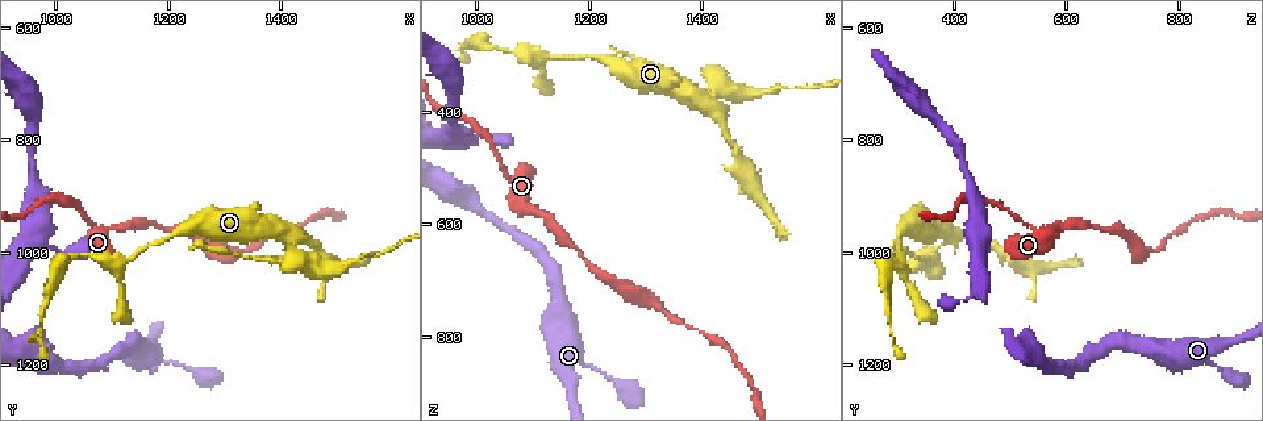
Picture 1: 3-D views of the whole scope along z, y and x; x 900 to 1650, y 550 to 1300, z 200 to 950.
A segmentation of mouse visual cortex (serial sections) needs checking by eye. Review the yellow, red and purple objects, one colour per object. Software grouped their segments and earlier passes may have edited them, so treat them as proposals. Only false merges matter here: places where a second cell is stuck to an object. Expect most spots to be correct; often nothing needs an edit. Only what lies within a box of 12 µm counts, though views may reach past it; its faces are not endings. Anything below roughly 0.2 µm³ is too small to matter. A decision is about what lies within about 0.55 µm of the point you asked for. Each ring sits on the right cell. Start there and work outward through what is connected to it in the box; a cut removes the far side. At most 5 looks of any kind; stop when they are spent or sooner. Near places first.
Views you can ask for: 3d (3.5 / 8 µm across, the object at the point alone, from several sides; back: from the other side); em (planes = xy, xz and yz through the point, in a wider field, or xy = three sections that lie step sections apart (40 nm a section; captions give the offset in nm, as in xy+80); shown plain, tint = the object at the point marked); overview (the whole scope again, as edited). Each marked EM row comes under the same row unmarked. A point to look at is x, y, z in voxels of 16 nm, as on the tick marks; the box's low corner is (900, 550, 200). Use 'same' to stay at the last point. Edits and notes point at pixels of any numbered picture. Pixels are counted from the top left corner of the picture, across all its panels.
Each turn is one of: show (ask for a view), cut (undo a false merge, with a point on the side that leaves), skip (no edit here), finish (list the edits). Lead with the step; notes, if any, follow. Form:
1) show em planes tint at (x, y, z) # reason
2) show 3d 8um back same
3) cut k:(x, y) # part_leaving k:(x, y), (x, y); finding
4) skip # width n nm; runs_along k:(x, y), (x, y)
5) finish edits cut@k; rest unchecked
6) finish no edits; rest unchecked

show 3d 3.5um at (1415, 970, 395) # arms part here

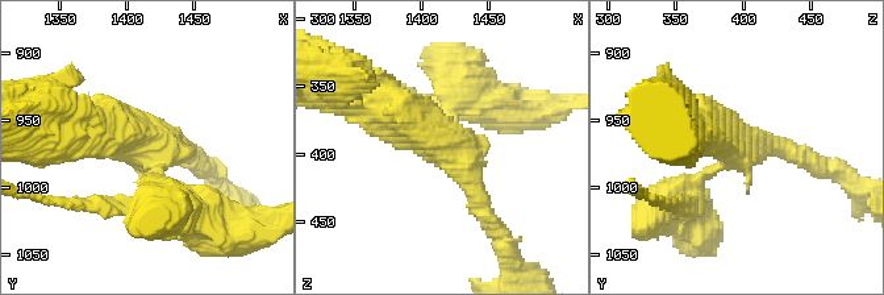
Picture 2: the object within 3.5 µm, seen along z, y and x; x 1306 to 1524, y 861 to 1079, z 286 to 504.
cut 2:(493, 108) # part_leaving 2:(453, 115), (461, 98), (534, 108); a second cell is stuck on

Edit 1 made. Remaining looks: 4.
show overview # see it whole again

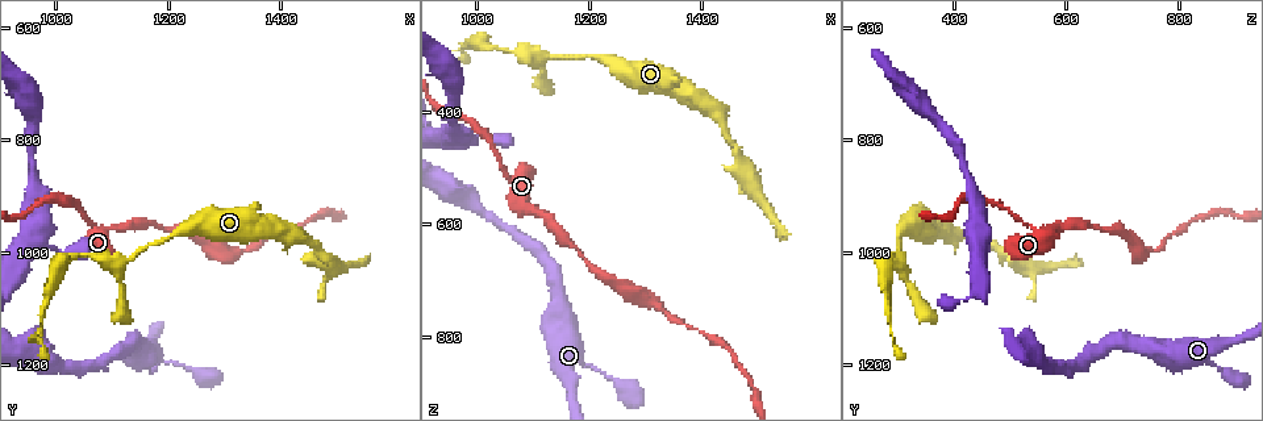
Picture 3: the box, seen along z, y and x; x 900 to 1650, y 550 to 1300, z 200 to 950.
show 3d 3.5um back at (1105, 1025, 300) # a fork

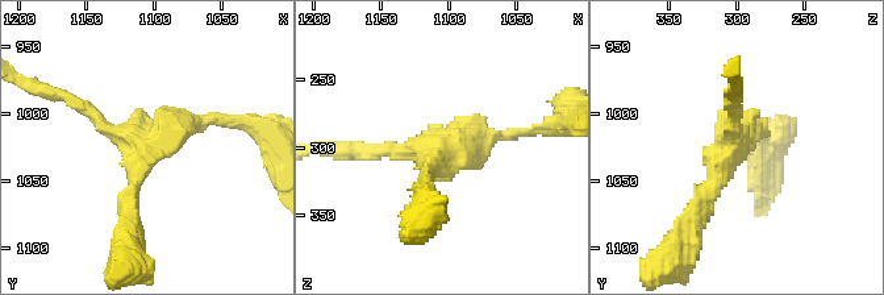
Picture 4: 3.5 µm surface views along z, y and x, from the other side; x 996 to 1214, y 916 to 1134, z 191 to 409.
show em xy step 2 tint at (1110, 1022, 300) # shape alone is not enough

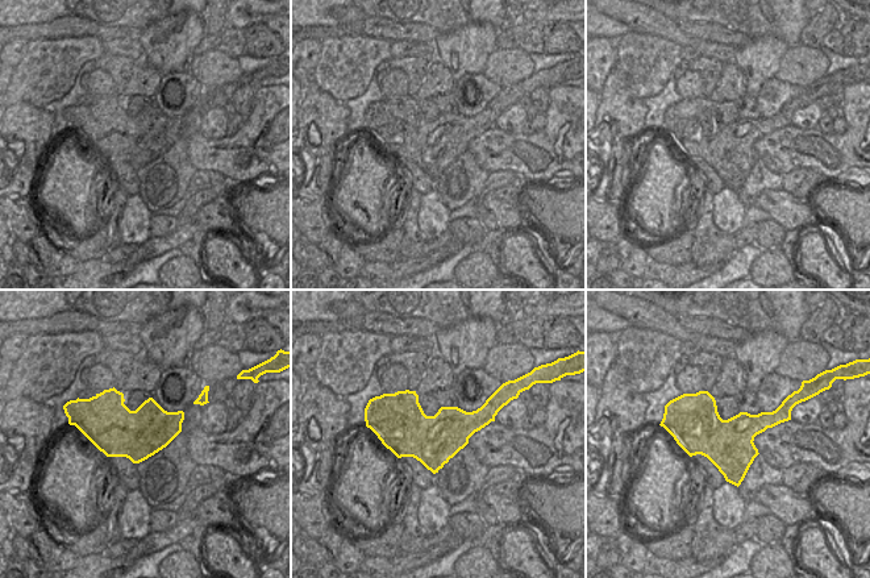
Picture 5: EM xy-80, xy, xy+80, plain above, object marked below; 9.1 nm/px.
skip # runs_along 4:(70, 99), (142, 144), (219, 120); continuous, no second cell

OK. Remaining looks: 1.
finish edits cut@2; rest unchecked

